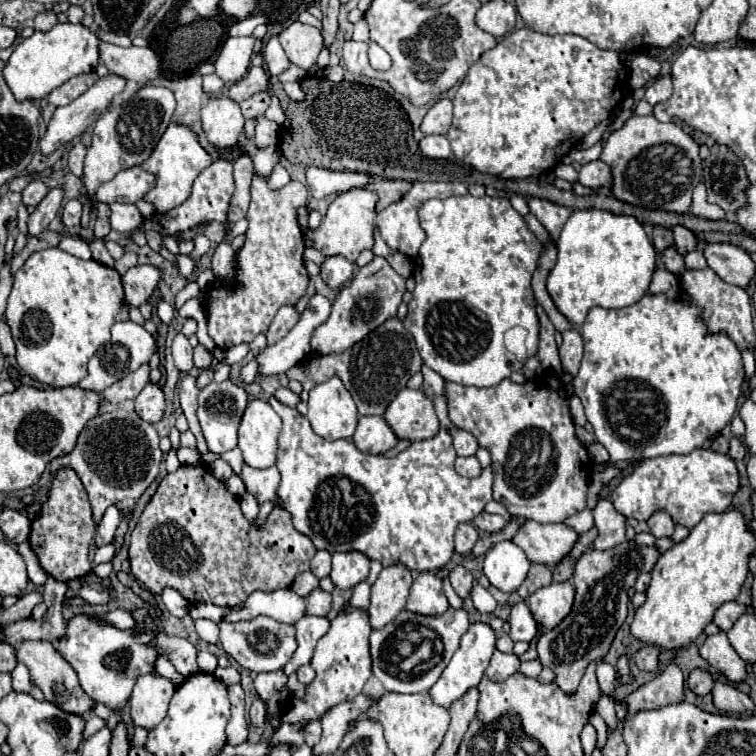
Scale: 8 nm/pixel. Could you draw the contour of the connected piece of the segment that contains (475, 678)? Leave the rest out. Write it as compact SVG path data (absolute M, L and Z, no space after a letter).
M482 621L472 623L470 629L462 635L460 647L456 649L452 661L442 671L442 675L436 681L436 685L430 689L430 695L432 695L434 703L438 703L442 707L450 707L450 703L460 699L460 697L464 697L468 689L478 687L478 683L484 677L484 671L488 667L488 661L492 659L492 653L496 651L496 641L498 641L498 635L496 635L496 631L488 623L482 623Z

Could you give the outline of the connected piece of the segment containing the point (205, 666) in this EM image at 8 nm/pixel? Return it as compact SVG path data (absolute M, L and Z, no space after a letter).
M198 651L198 667L206 673L214 673L214 669L218 667L216 657L210 651Z

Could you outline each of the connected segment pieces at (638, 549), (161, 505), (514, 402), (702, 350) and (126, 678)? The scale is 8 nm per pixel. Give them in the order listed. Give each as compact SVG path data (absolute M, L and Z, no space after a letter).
M624 541L608 551L588 549L576 561L574 567L574 589L576 601L570 615L552 631L538 639L538 657L544 667L556 673L556 685L566 693L576 693L584 669L590 661L598 661L610 649L616 631L628 613L628 589L636 583L642 571L652 571L660 553L654 547L644 547L634 541Z
M182 465L176 473L168 473L158 485L156 495L146 505L136 529L130 535L130 565L132 575L152 593L160 595L166 587L176 589L188 603L212 603L236 607L248 599L252 591L288 589L298 573L310 569L310 559L316 553L312 539L292 525L292 515L274 505L266 523L258 527L240 511L240 501L232 495L224 481L218 481L204 465Z
M548 373L542 379L530 379L522 385L504 379L502 383L486 389L464 387L446 381L444 397L450 421L460 429L470 431L478 439L478 445L490 451L494 471L494 499L502 501L510 515L538 523L562 523L566 517L586 507L586 485L592 471L592 461L586 447L576 439L568 397L560 377Z
M644 293L634 305L622 307L622 309L604 309L604 307L592 307L588 311L588 317L582 325L582 337L584 337L584 359L580 365L578 375L574 377L574 393L576 397L580 397L582 405L584 405L584 413L588 423L594 427L594 435L596 441L602 443L608 453L610 453L610 461L642 461L642 459L650 459L650 457L660 457L660 455L686 455L692 453L694 449L702 447L704 441L716 437L736 415L738 409L738 397L742 393L742 383L744 383L744 363L742 363L742 355L736 349L736 343L728 337L728 333L712 333L702 319L702 311L698 305L688 305L682 303L680 299L668 301L668 297L664 297L662 293Z
M138 609L134 613L138 637L132 637L130 631L120 631L110 625L98 625L86 615L78 615L72 621L68 621L66 637L60 639L58 651L60 655L74 667L78 673L82 689L98 703L104 703L110 709L122 709L126 699L132 693L132 687L140 675L154 673L154 659L158 657L156 649L148 647L150 631L154 629L152 621L148 619L148 613L144 609Z

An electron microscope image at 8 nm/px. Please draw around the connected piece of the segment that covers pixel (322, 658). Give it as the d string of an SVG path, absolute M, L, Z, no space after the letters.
M344 607L334 619L328 629L328 633L318 641L312 667L316 671L316 679L306 687L304 699L292 699L290 707L282 715L282 721L288 723L306 723L320 719L330 707L354 699L358 693L362 693L364 683L372 675L372 659L368 649L368 635L372 627L368 621L368 613L364 609L356 607Z

